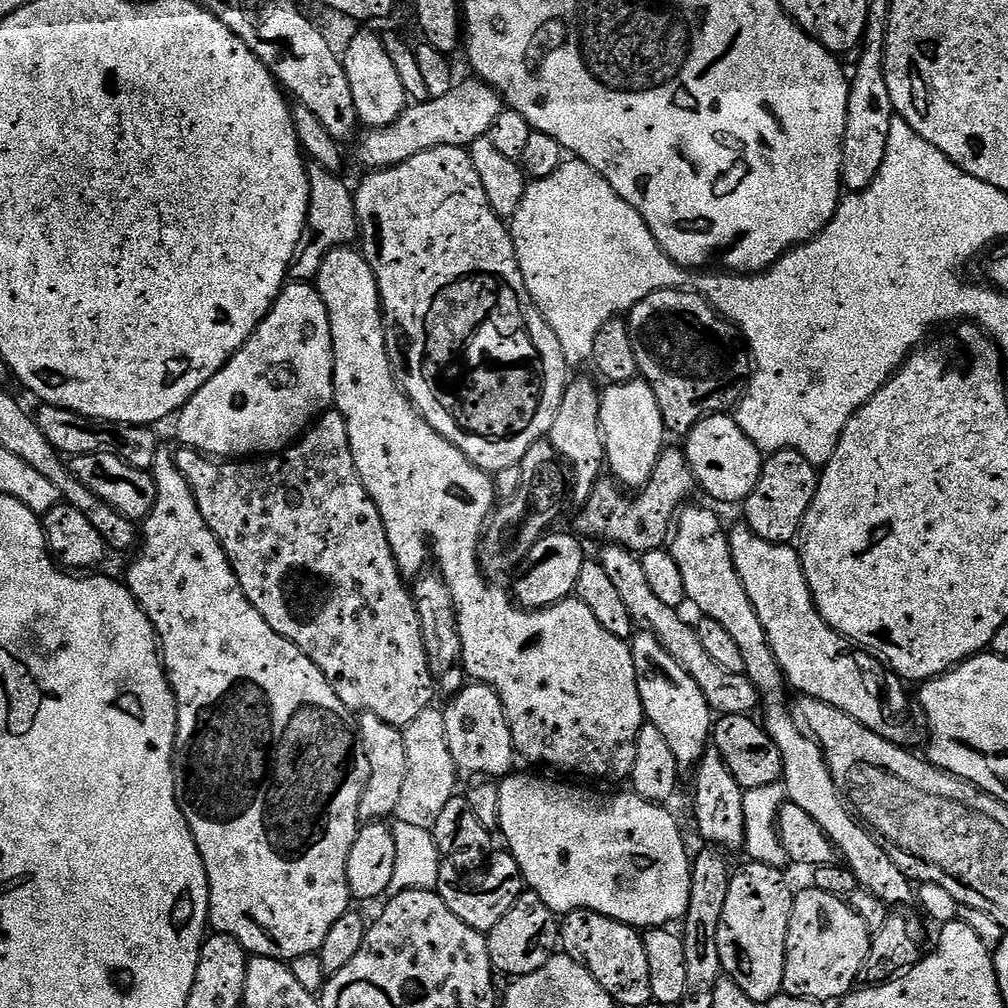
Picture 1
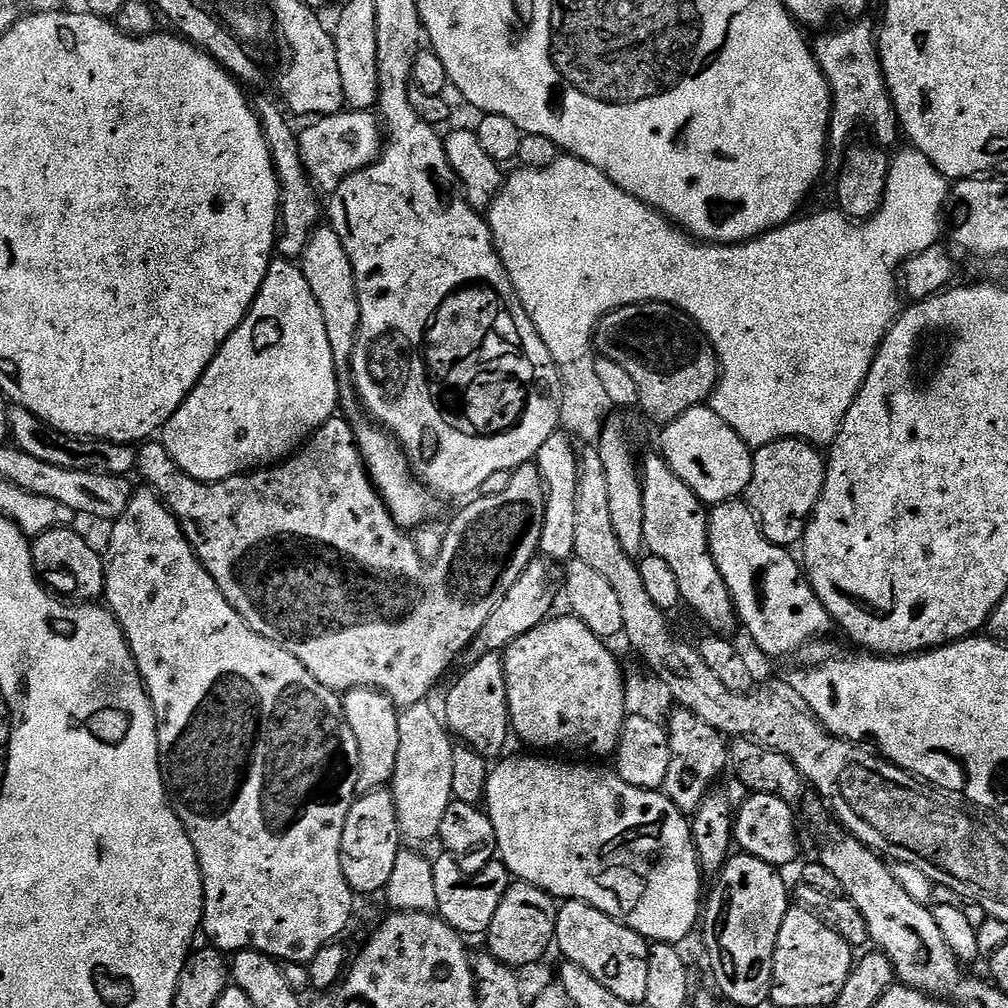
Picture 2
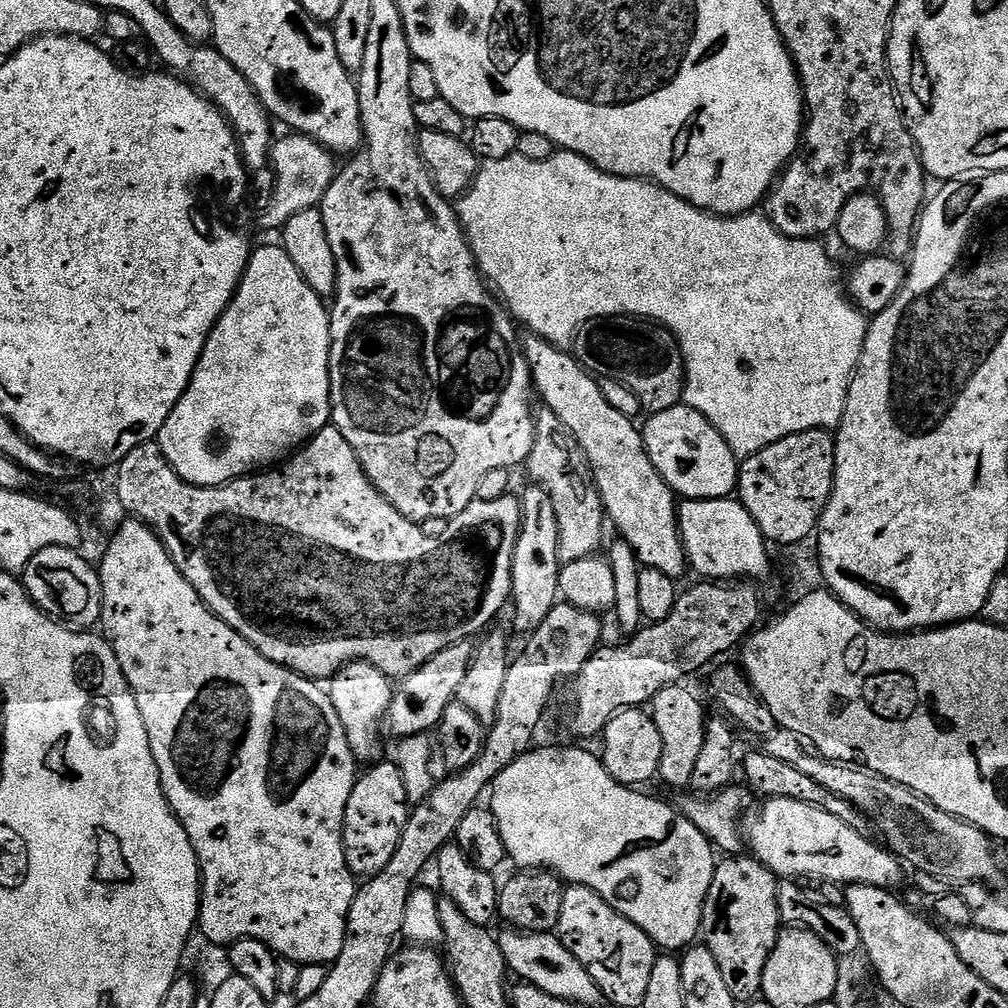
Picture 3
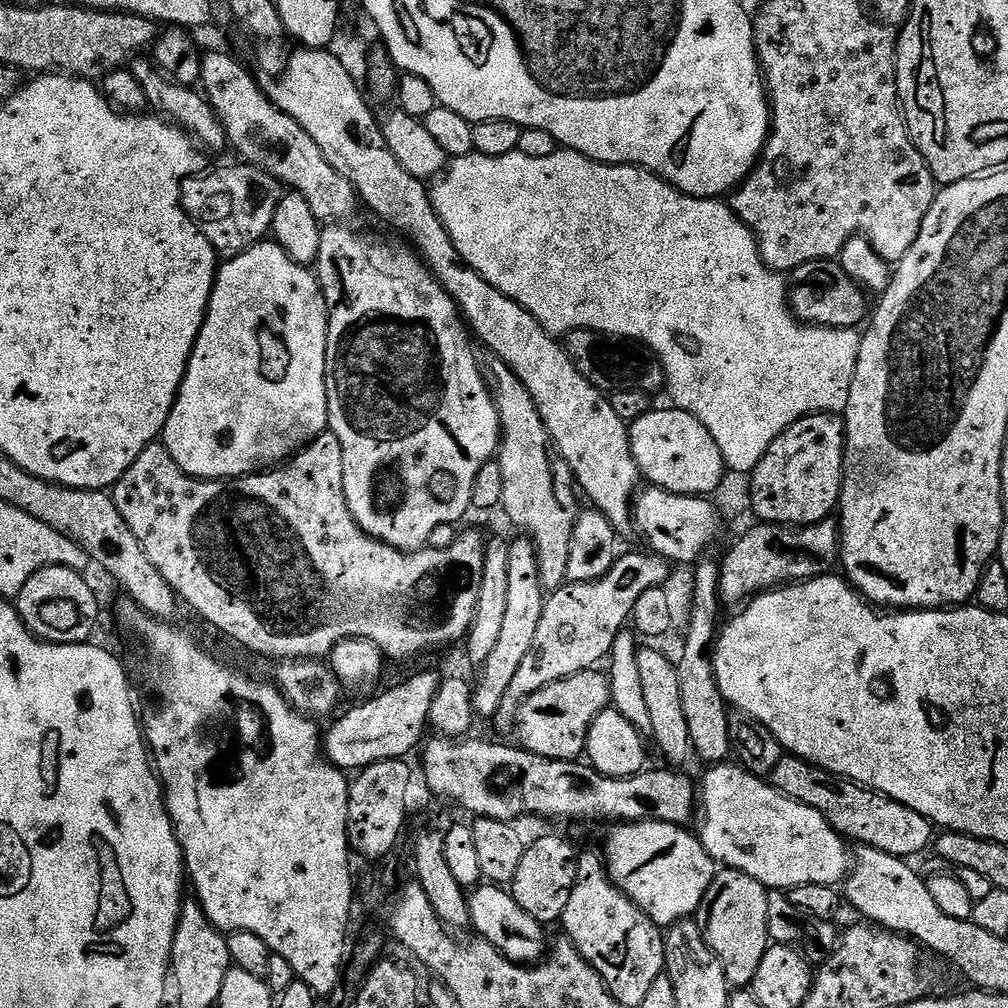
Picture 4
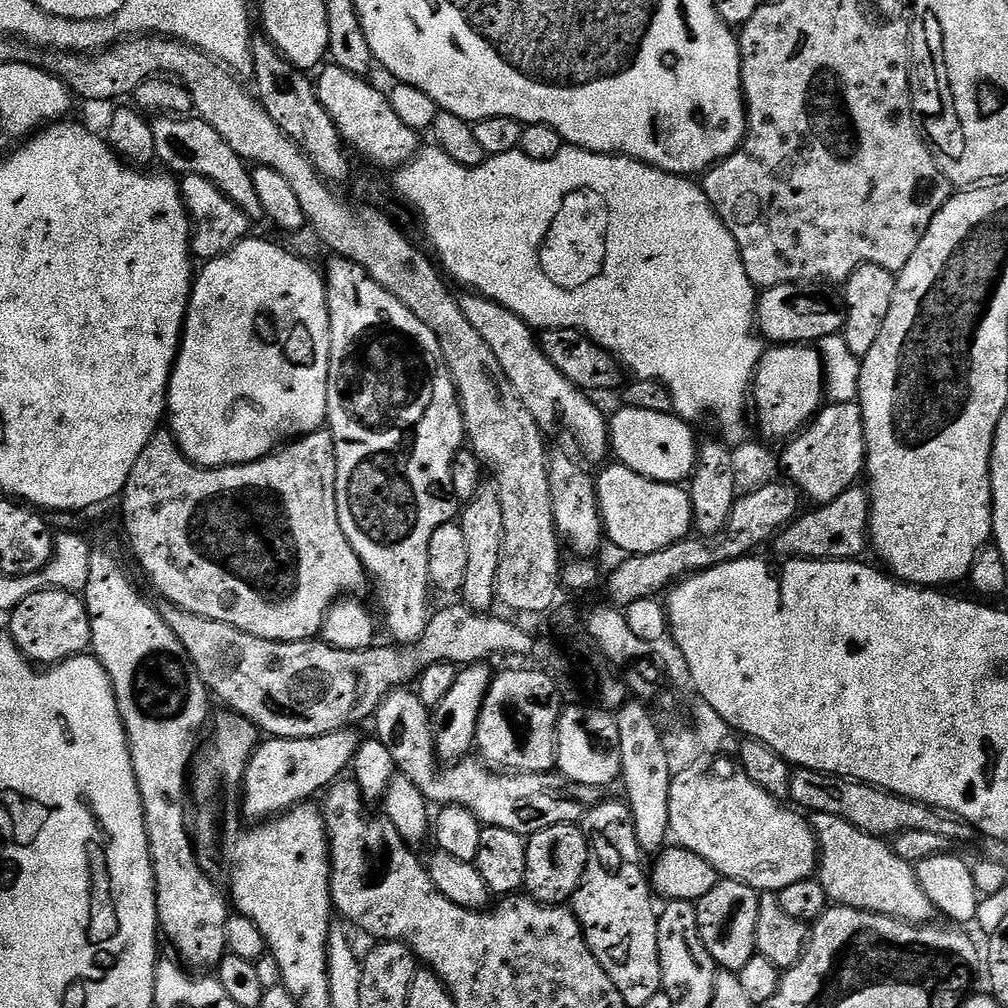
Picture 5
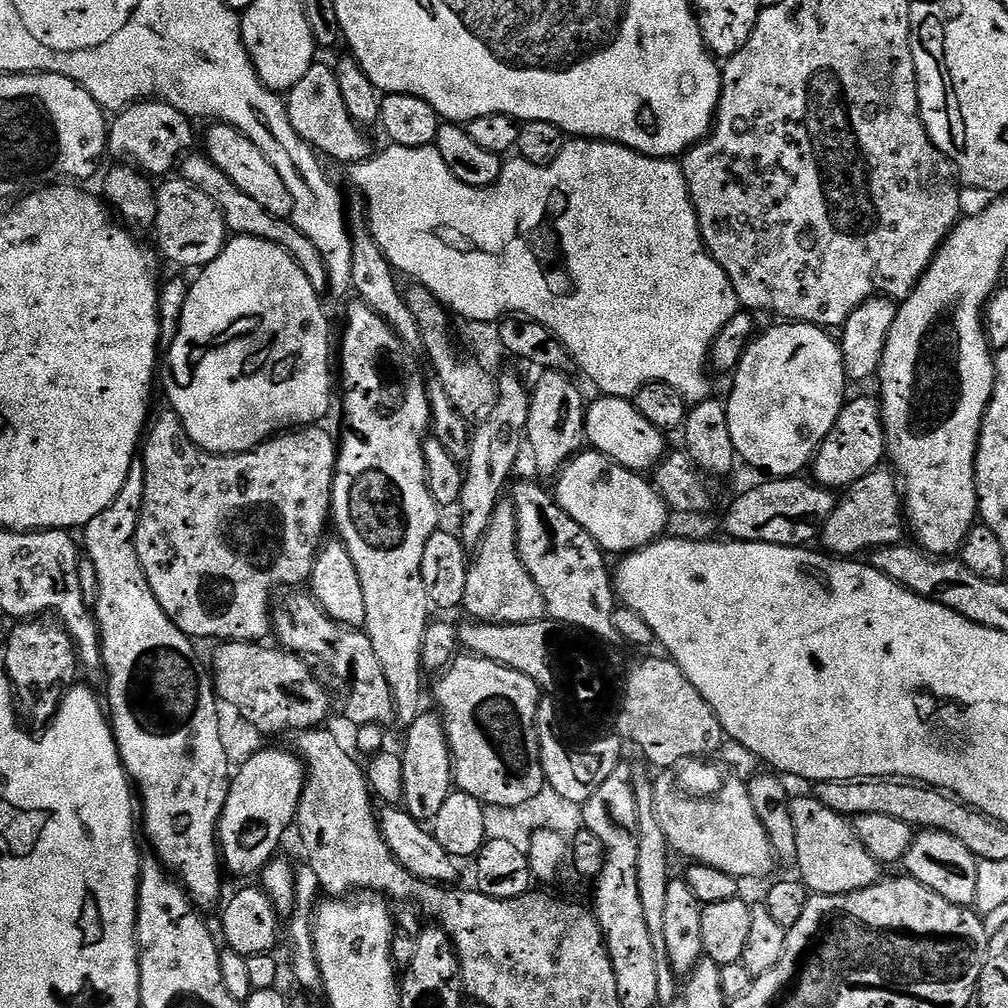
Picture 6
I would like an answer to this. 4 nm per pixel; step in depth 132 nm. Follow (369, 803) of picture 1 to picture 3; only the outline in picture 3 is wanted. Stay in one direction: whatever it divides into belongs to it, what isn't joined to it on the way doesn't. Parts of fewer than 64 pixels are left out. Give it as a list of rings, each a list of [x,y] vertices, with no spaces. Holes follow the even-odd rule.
[[[345,664],[342,671],[331,677],[326,691],[330,702],[334,702],[334,710],[338,710],[338,718],[342,718],[342,730],[346,730],[350,750],[356,755],[357,761],[364,766],[383,761],[386,717],[392,705],[394,691],[394,684],[389,676],[372,664]]]

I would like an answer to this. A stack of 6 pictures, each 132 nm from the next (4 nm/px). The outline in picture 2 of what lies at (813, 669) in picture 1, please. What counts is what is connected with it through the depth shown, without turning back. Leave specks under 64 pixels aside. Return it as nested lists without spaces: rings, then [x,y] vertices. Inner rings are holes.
[[[727,500],[711,509],[708,545],[732,595],[739,623],[766,655],[796,652],[819,632],[834,628],[834,621],[812,589],[801,561],[797,557],[795,560],[787,547],[770,542],[762,534],[760,523],[747,503]]]

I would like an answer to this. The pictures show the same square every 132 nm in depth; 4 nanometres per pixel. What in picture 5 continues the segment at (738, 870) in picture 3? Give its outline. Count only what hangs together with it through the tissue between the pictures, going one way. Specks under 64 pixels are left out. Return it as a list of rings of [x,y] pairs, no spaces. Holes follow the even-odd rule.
[[[727,878],[717,879],[714,890],[695,901],[698,930],[717,969],[739,974],[742,966],[746,966],[746,962],[750,962],[750,958],[757,955],[754,929],[758,926],[759,905],[760,893],[756,889]]]

